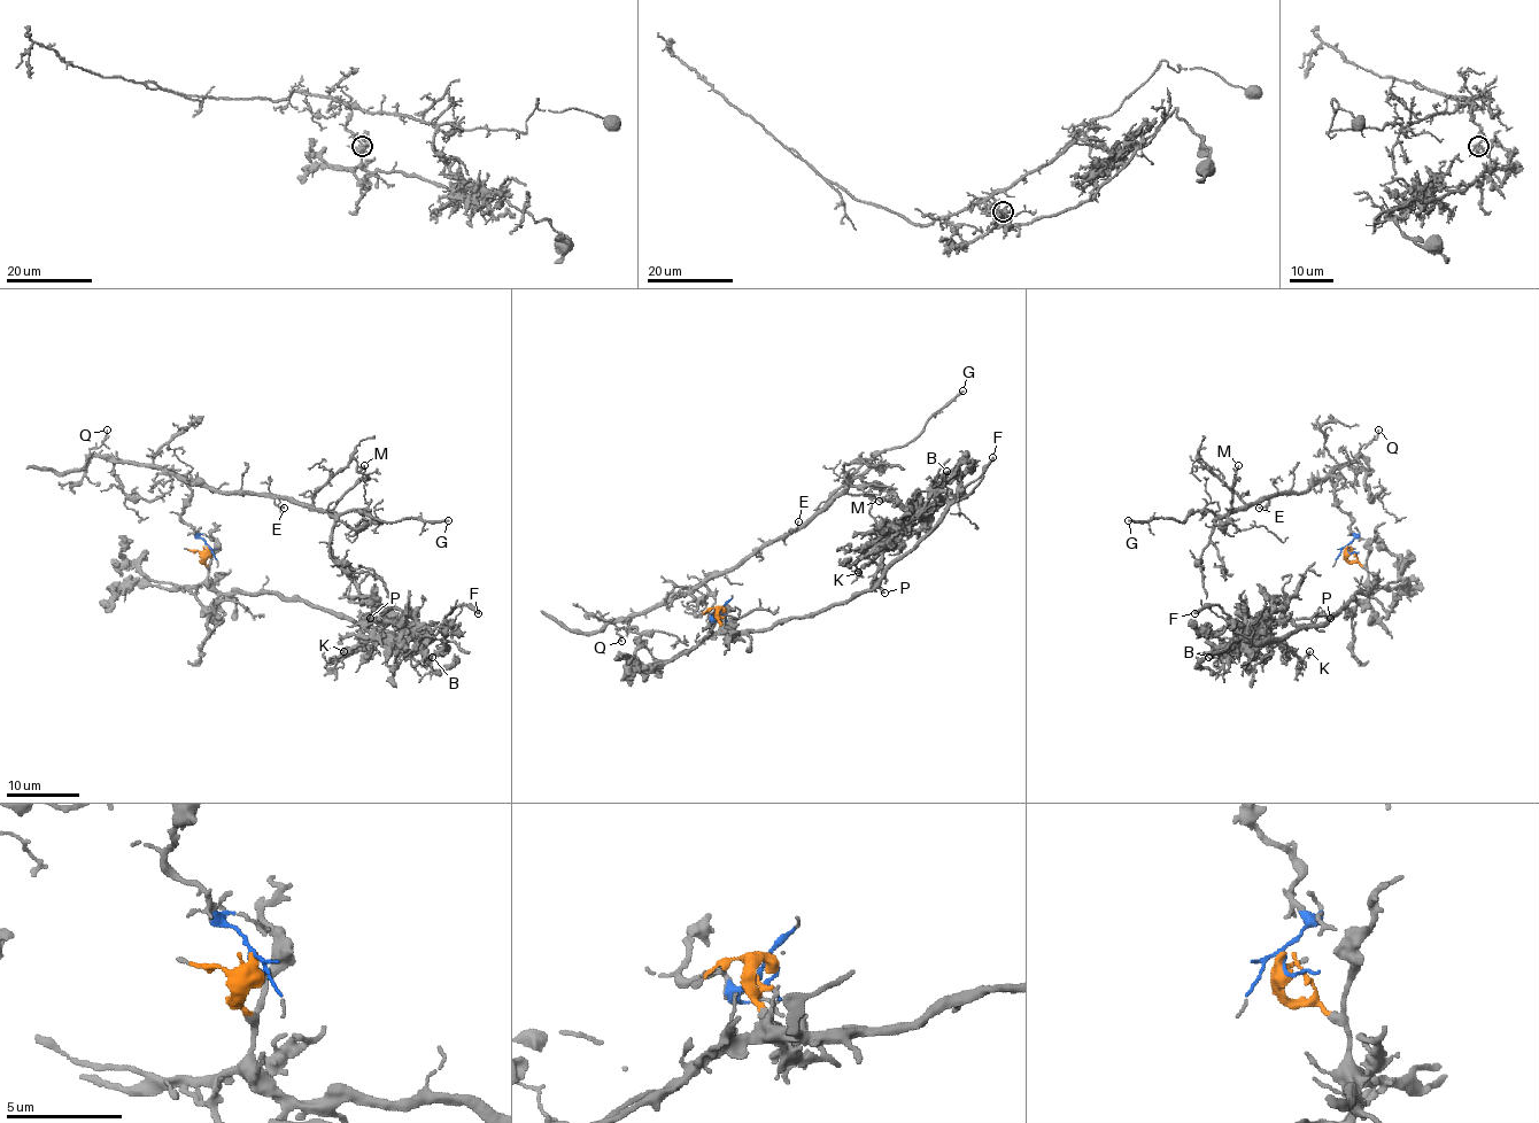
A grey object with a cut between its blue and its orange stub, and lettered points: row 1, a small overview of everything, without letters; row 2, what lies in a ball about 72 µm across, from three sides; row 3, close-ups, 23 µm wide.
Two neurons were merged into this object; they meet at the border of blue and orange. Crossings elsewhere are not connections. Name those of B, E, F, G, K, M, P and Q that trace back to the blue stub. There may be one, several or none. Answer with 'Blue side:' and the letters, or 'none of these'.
Blue side: E, G, M, Q

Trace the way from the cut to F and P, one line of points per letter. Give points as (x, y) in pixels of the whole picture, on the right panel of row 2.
F: (1347, 550), (1367, 571), (1370, 593), (1356, 596), (1323, 624), (1308, 618), (1234, 624), (1219, 605), (1195, 612)
P: (1347, 550), (1367, 571), (1370, 593), (1356, 596), (1329, 621), (1323, 614), (1330, 618)

